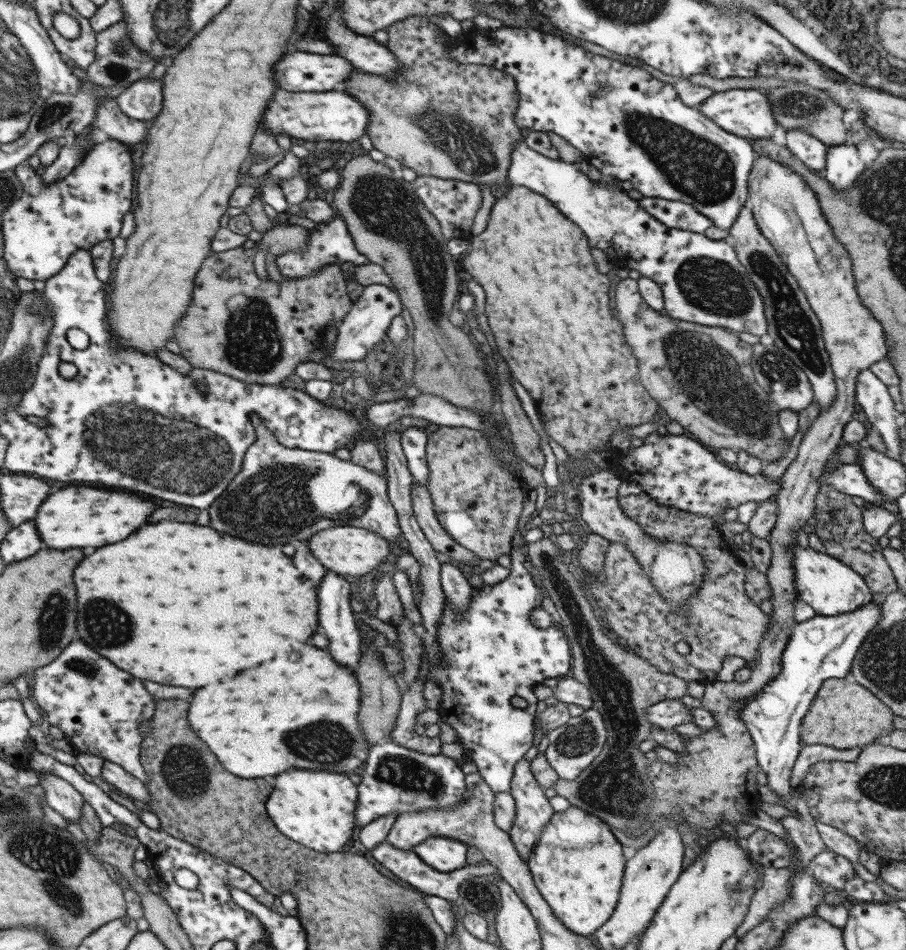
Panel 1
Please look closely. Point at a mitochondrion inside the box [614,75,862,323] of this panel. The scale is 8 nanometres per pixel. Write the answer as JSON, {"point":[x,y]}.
{"point":[797,105]}

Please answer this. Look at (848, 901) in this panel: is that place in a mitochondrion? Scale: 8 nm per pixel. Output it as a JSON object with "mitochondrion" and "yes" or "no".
{"mitochondrion":"no"}

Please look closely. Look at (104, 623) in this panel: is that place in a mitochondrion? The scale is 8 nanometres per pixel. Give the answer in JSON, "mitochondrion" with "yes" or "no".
{"mitochondrion":"yes"}

